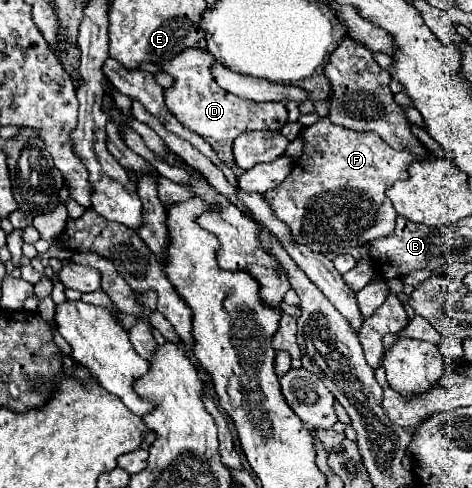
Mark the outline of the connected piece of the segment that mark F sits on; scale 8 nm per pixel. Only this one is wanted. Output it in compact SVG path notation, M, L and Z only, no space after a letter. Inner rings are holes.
M322 118L314 126L304 128L304 154L298 160L294 160L288 178L274 190L264 194L264 200L270 204L274 216L290 228L294 242L308 246L312 252L340 252L344 248L362 246L376 238L388 236L394 230L396 212L390 200L386 200L384 192L396 180L404 180L408 176L406 166L410 166L410 162L414 160L414 154L406 150L396 152L390 146L386 146L384 140L378 140L370 132L360 134L332 124L330 118Z

